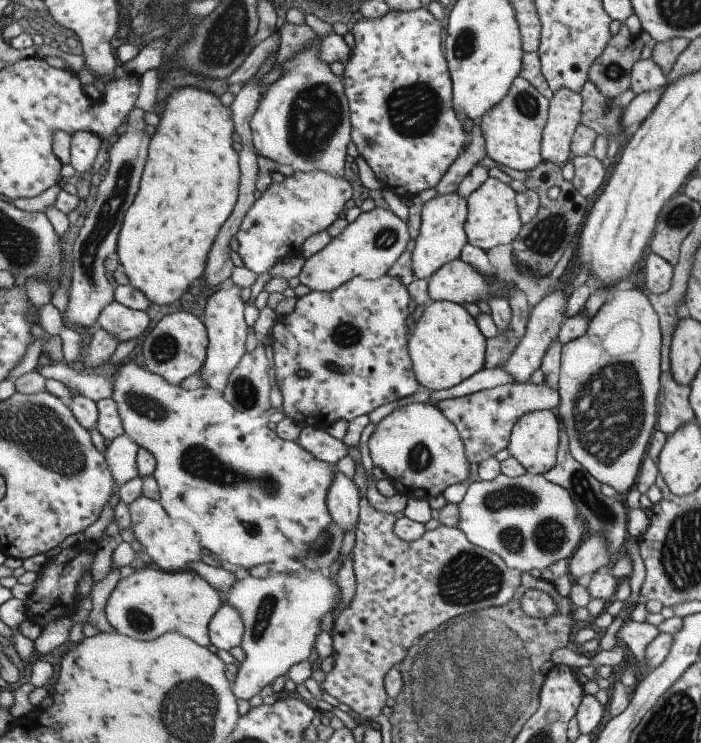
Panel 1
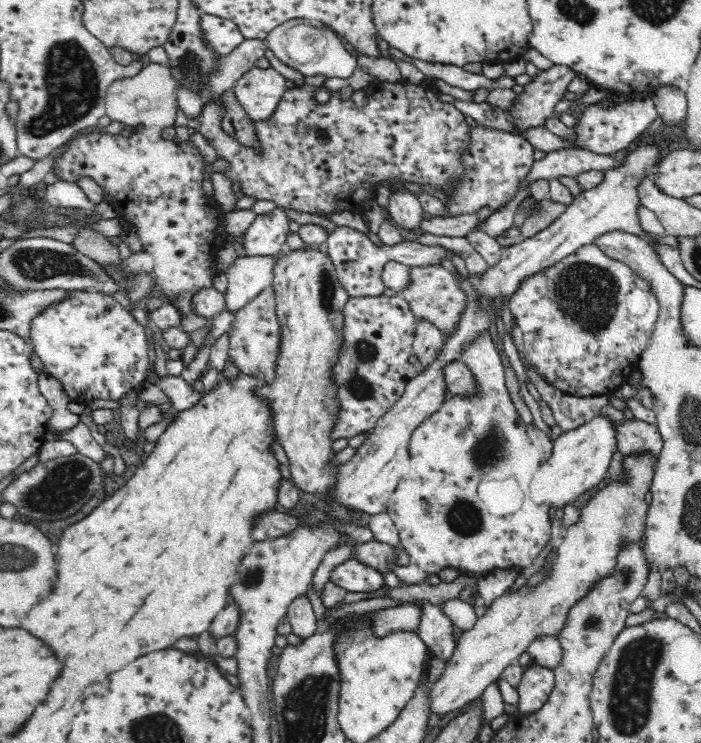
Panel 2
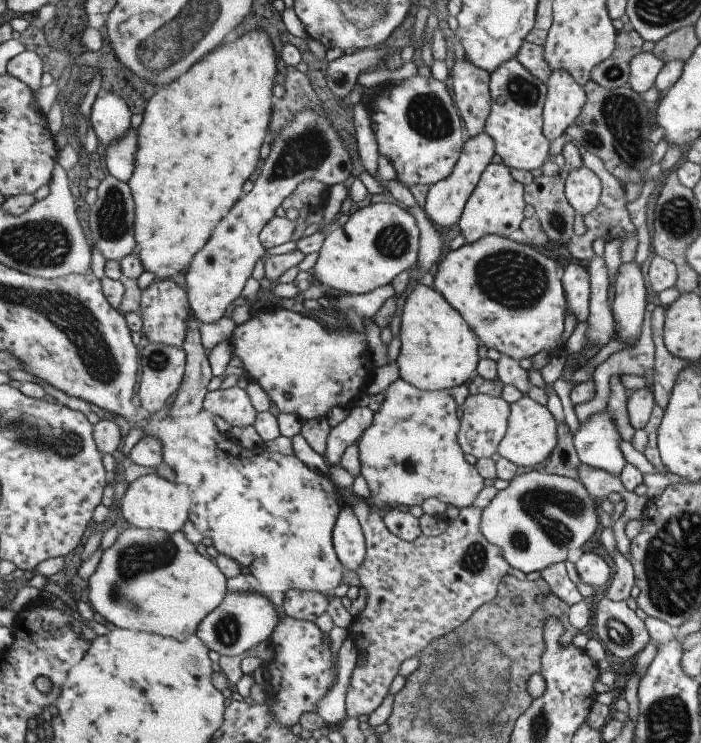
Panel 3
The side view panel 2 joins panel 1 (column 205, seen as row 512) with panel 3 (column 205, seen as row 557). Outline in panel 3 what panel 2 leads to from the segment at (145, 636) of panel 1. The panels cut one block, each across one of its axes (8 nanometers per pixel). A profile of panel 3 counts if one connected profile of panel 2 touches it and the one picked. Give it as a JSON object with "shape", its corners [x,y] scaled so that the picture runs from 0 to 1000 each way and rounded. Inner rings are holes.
{"shape":[[[185,708],[168,720],[165,728],[157,738],[148,742],[137,767],[126,779],[126,813],[130,814],[136,825],[141,826],[143,834],[154,836],[157,840],[163,840],[163,843],[171,844],[173,847],[215,851],[233,857],[250,859],[254,864],[260,864],[274,856],[274,853],[280,853],[282,840],[285,840],[305,818],[314,816],[317,808],[320,808],[320,802],[322,802],[322,797],[327,797],[324,791],[324,778],[320,775],[320,771],[311,767],[311,762],[308,762],[308,758],[302,756],[300,748],[291,748],[282,743],[280,734],[277,735],[277,732],[267,727],[260,713],[243,719],[243,716],[234,716],[234,713],[220,713],[217,711],[205,713],[205,711],[200,712],[194,711],[194,708]]]}

